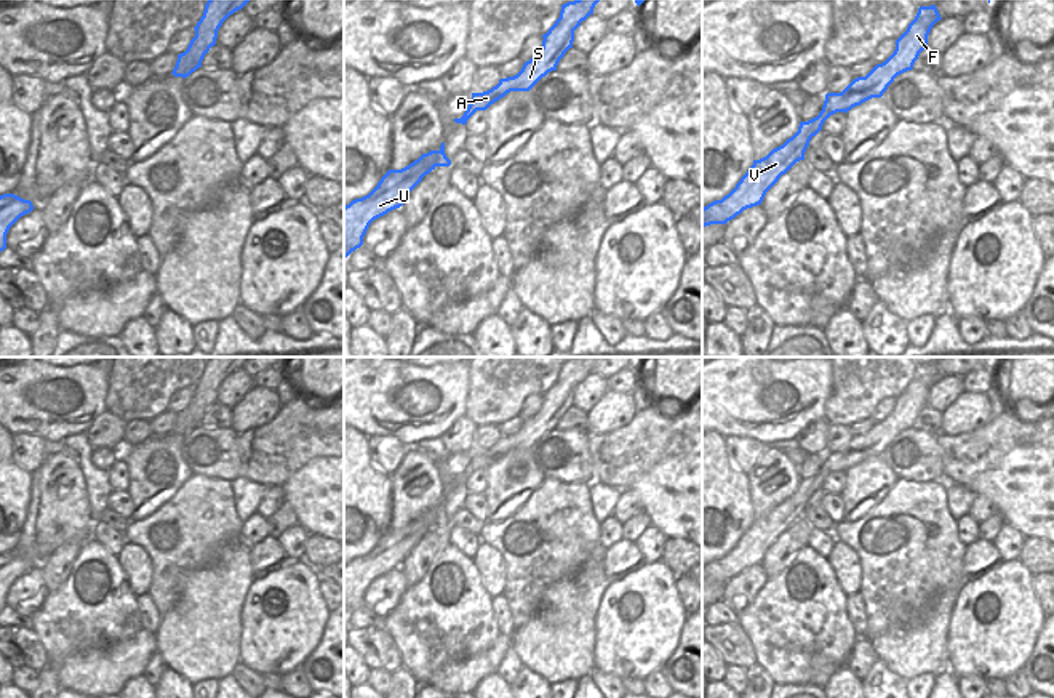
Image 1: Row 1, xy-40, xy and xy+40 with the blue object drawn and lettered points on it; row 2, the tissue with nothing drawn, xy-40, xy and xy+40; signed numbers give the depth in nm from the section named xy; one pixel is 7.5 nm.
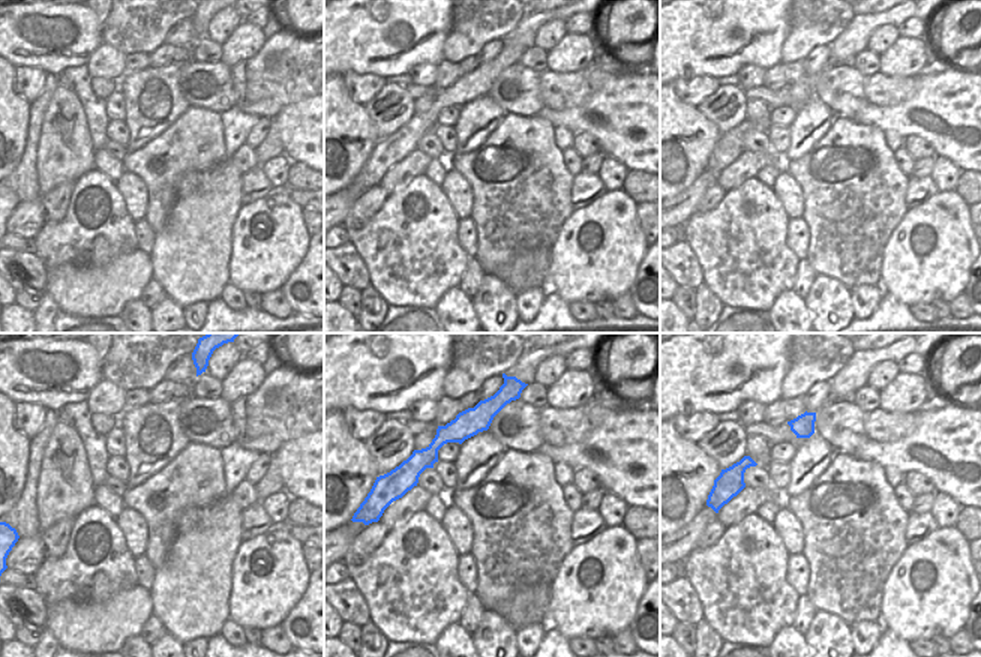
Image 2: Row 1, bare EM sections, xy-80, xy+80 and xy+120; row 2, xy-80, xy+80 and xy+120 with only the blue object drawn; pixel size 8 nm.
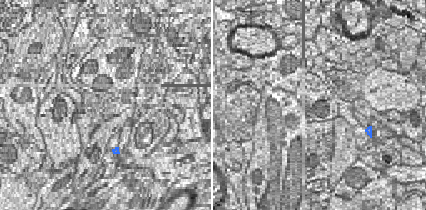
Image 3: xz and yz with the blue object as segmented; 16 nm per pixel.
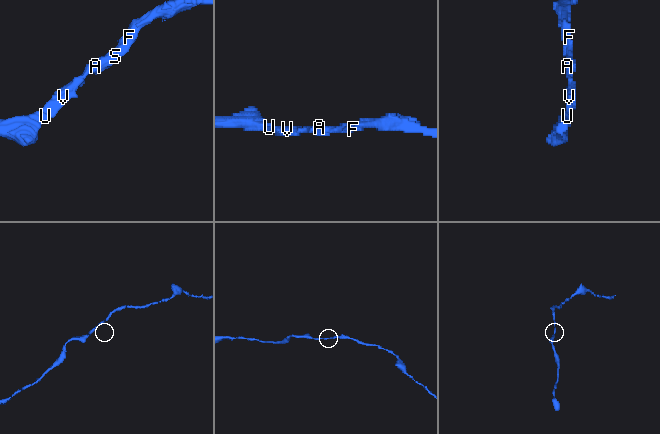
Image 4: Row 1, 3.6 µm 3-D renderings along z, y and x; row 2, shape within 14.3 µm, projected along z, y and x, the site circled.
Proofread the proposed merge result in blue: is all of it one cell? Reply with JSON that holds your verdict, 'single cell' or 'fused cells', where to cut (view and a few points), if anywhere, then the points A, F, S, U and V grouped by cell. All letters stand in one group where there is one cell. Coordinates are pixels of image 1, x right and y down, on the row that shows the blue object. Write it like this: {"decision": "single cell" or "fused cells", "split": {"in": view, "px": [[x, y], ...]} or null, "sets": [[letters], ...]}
{"decision": "single cell", "split": null, "sets": [["A", "F", "S", "U", "V"]]}

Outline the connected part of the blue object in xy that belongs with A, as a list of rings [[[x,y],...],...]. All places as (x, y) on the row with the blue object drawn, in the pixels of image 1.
[[[574,0],[561,5],[560,18],[542,35],[541,51],[526,61],[521,70],[507,78],[501,78],[496,86],[483,93],[472,93],[470,104],[456,123],[465,125],[477,110],[486,110],[491,104],[504,98],[510,91],[529,91],[542,77],[557,70],[560,59],[573,48],[574,30],[593,14],[593,8],[600,0]]]

